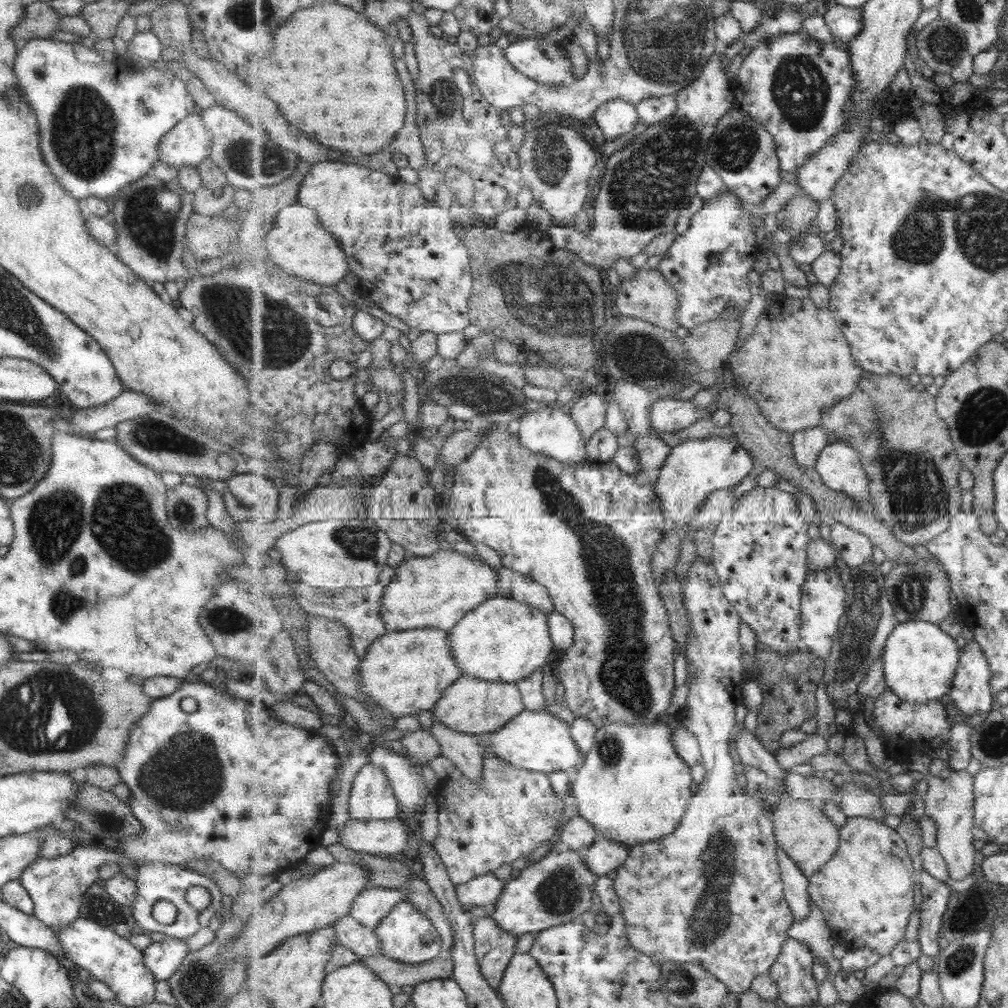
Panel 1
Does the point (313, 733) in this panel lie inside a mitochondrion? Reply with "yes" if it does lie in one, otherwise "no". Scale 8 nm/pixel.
no

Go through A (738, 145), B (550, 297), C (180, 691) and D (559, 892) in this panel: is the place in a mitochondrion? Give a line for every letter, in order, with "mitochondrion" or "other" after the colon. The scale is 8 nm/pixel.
A: mitochondrion
B: mitochondrion
C: other
D: mitochondrion

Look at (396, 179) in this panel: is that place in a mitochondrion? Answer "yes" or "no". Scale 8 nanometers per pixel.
no

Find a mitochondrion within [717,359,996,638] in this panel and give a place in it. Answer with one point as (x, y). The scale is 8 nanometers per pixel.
(917, 490)

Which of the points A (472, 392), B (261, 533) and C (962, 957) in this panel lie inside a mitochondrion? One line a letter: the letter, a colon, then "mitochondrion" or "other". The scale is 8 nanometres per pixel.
A: mitochondrion
B: other
C: mitochondrion

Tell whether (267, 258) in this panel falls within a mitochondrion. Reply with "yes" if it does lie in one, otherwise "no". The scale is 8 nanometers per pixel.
no

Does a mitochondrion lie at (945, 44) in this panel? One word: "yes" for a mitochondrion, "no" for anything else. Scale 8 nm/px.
yes

